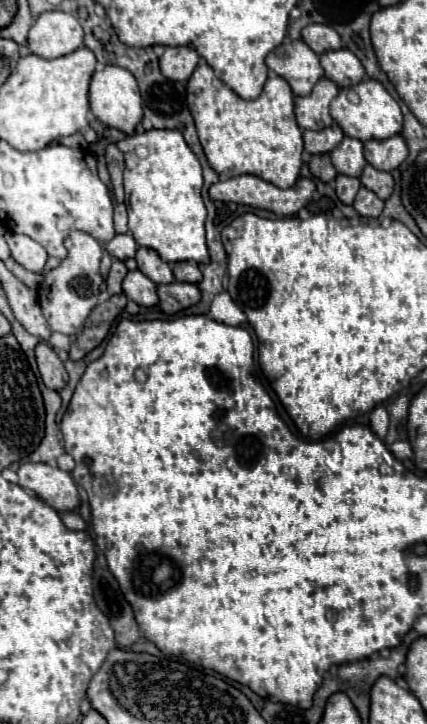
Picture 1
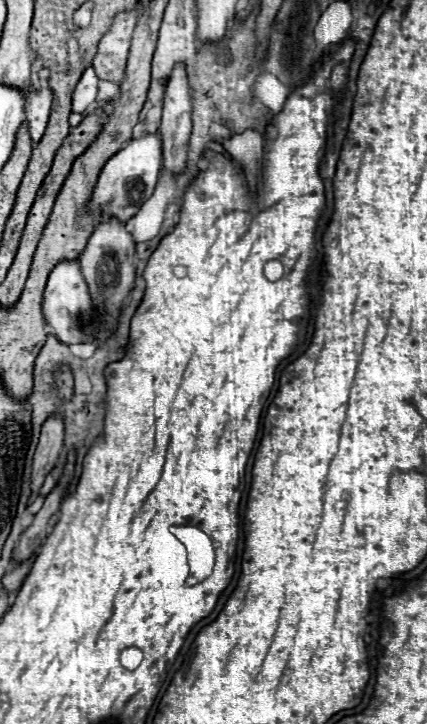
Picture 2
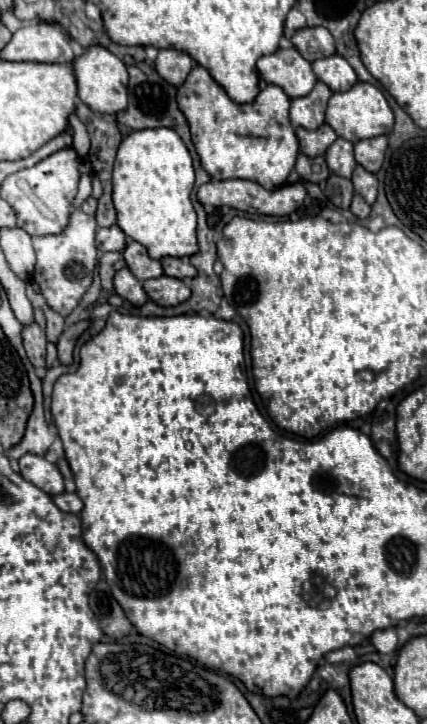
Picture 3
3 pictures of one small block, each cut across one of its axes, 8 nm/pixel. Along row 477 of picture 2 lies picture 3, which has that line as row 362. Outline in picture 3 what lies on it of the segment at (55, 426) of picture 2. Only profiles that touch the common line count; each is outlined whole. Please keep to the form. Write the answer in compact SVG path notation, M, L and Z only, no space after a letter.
M38 324L24 326L22 338L32 366L46 368L46 334L40 330L40 326Z

